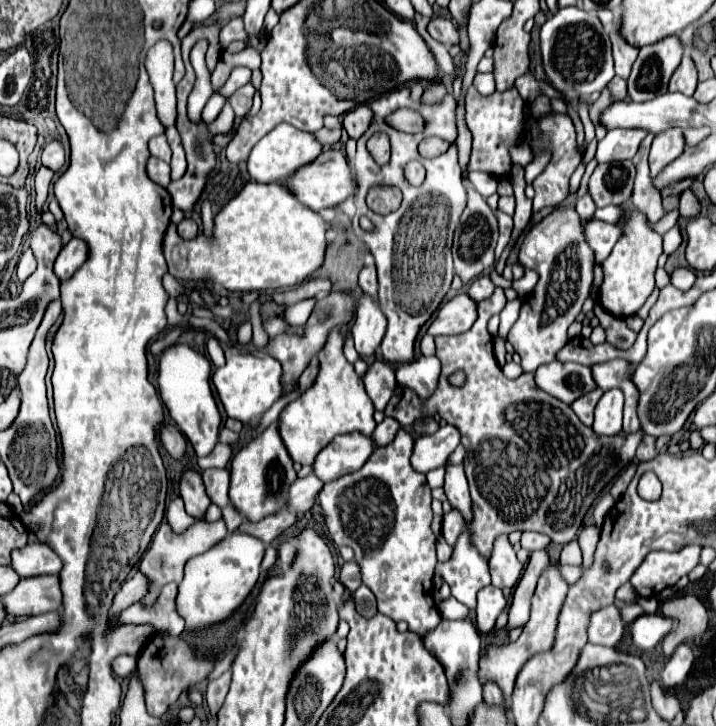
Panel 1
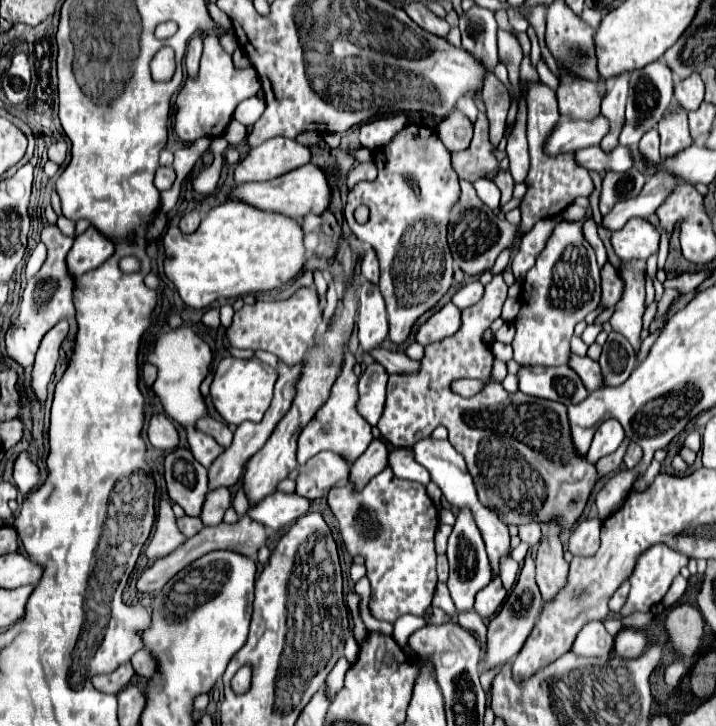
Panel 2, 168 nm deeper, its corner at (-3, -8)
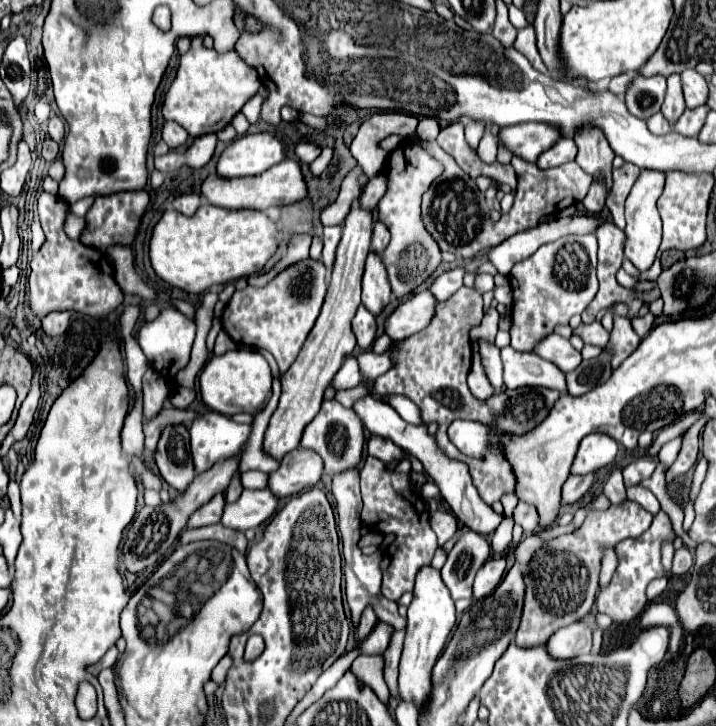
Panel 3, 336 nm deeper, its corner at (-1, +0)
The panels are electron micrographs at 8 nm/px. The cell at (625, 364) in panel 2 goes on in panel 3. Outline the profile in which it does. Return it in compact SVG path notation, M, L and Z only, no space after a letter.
M604 347L596 359L582 361L582 365L576 371L566 373L568 393L570 395L584 395L584 393L592 391L596 385L606 383L608 377L612 375L610 361L612 361L612 353L606 351L606 347Z

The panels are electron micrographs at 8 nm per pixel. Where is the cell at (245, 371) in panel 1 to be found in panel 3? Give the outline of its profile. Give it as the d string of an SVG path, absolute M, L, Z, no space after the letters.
M238 349L238 351L228 351L224 355L212 355L210 361L204 365L202 375L200 375L200 395L202 395L202 401L212 411L222 413L226 417L232 417L236 413L256 415L268 405L268 401L272 397L272 371L270 371L270 365L258 351L242 351L242 349Z

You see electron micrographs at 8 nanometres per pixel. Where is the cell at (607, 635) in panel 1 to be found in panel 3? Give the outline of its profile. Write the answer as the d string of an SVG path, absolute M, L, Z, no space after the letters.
M584 621L572 623L568 627L558 629L546 645L548 645L548 653L556 659L572 659L590 653L592 629Z

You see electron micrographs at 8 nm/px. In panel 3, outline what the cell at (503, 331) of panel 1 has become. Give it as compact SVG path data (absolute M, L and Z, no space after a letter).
M509 286L495 287L494 288L494 299L504 305L512 305L513 295L512 290Z

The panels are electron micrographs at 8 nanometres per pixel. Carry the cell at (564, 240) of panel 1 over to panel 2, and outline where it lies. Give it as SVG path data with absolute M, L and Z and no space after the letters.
M562 221L522 283L522 307L514 321L514 361L520 365L544 367L568 363L574 325L584 321L584 317L598 307L600 293L600 269L594 249L586 243L578 223Z

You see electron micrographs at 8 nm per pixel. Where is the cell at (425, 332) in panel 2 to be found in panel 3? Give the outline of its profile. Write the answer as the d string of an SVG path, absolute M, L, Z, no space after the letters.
M428 289L414 291L386 321L386 335L394 341L420 333L436 315L436 297Z

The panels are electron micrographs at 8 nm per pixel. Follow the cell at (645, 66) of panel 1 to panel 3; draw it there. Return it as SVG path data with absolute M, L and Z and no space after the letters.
M636 75L634 81L630 83L624 99L626 107L632 115L638 119L648 119L654 113L660 111L666 95L666 77L654 75L654 77L642 77Z

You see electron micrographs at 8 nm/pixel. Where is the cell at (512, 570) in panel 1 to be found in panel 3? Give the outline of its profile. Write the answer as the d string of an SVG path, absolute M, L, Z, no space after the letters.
M370 395L360 399L354 409L358 411L364 427L370 431L372 435L378 435L378 437L386 437L386 439L392 439L398 447L402 447L404 451L408 451L410 455L414 455L416 459L422 461L424 465L424 471L426 475L438 485L444 501L448 503L448 507L452 509L452 513L458 517L460 523L464 523L466 527L474 529L476 533L480 535L492 535L496 531L496 527L502 523L502 515L498 515L488 503L484 503L472 483L472 477L470 477L470 471L468 471L468 465L464 465L462 461L458 459L452 459L448 457L436 443L436 437L428 433L428 427L426 425L412 425L412 423L406 423L388 403L380 403L376 399L372 399Z

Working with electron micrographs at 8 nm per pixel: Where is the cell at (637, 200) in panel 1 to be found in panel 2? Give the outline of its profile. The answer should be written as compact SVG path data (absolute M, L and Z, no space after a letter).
M652 129L648 131L642 139L640 139L640 145L638 149L642 151L642 155L650 161L650 163L658 163L660 161L660 137L658 137L658 131Z

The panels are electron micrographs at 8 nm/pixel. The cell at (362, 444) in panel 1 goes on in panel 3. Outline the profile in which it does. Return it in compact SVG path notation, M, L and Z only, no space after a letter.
M294 449L280 461L280 469L270 473L268 487L276 497L286 499L312 489L324 475L324 461L312 449Z

